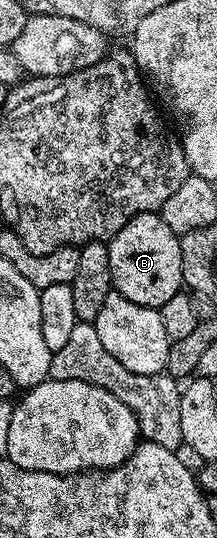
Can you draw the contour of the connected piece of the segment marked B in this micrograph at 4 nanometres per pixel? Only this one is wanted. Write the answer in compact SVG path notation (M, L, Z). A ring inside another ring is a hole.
M140 212L132 216L108 241L109 265L113 288L123 298L135 302L139 306L147 306L160 310L175 294L182 291L183 254L181 253L181 237L163 222L157 212Z

